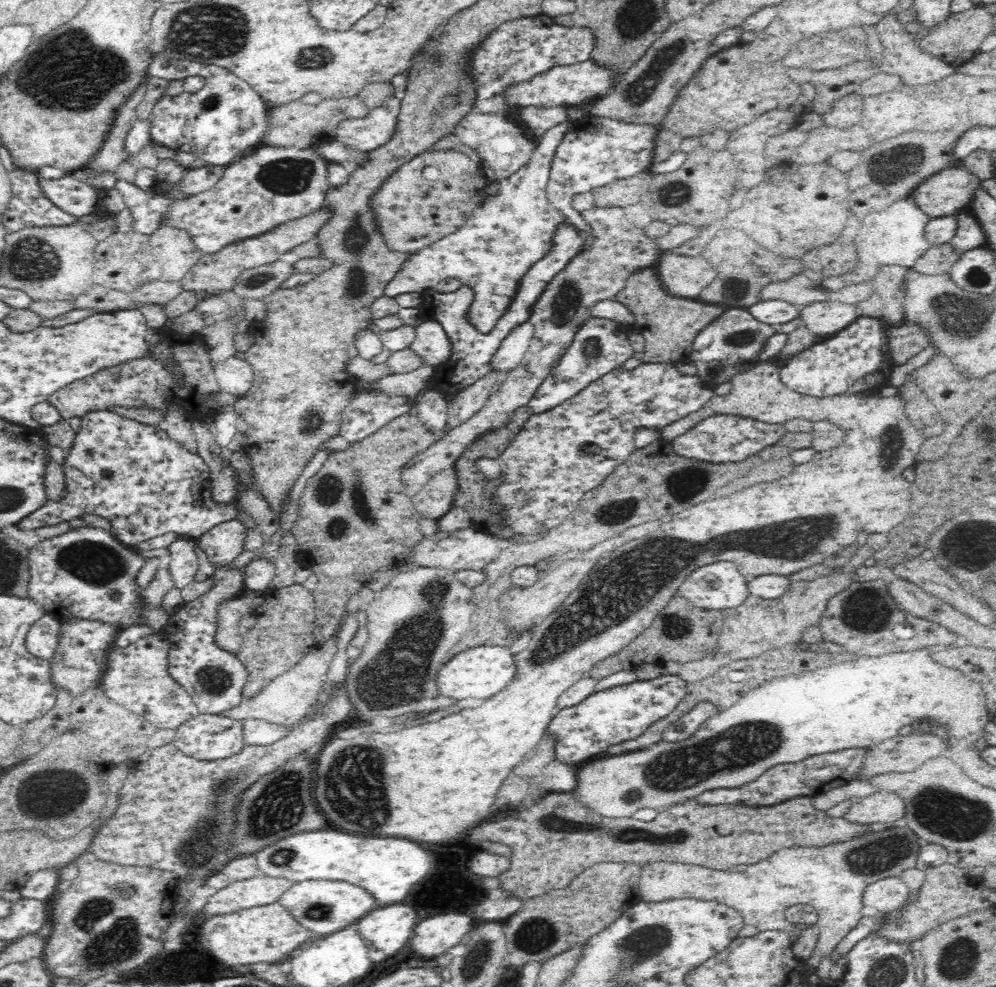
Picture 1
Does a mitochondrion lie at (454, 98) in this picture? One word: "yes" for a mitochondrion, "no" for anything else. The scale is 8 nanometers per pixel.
yes

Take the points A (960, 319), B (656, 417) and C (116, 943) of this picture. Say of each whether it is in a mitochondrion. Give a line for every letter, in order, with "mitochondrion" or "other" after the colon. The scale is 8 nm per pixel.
A: mitochondrion
B: other
C: mitochondrion

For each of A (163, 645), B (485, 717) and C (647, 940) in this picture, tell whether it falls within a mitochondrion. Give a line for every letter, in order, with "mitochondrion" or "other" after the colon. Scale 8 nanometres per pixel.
A: other
B: other
C: mitochondrion

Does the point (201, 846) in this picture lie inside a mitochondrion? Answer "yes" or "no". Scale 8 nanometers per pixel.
yes

